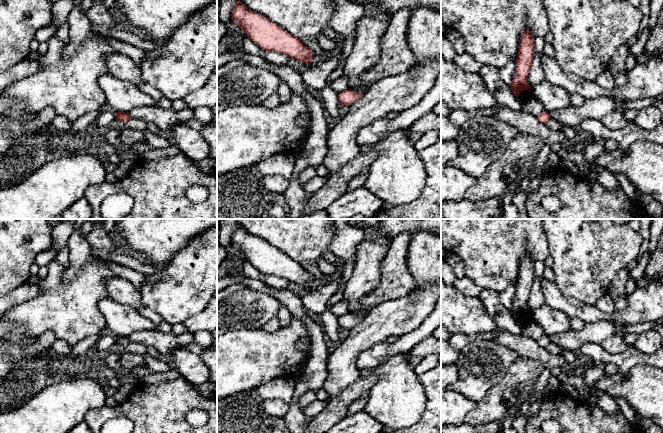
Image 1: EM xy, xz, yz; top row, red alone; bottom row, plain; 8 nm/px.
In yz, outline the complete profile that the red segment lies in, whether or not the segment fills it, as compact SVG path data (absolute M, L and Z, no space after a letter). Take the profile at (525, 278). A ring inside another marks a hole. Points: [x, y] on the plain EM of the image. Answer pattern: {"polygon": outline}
{"polygon": "M526 254L520 262L515 285L515 297L512 308L510 309L516 321L518 321L522 315L531 313L528 308L528 299L534 281L534 272L534 260L530 254Z"}

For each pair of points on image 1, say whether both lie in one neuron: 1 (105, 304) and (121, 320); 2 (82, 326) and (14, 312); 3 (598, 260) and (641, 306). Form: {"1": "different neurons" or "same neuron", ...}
{"1": "same neuron", "2": "same neuron", "3": "different neurons"}

